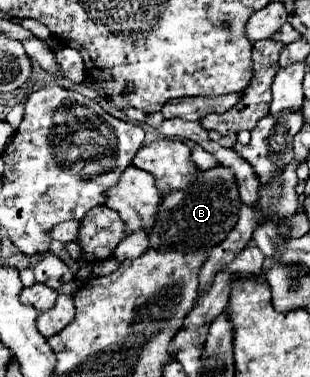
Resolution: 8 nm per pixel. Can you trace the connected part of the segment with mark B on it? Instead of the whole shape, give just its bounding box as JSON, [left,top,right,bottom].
[149,164,243,252]

